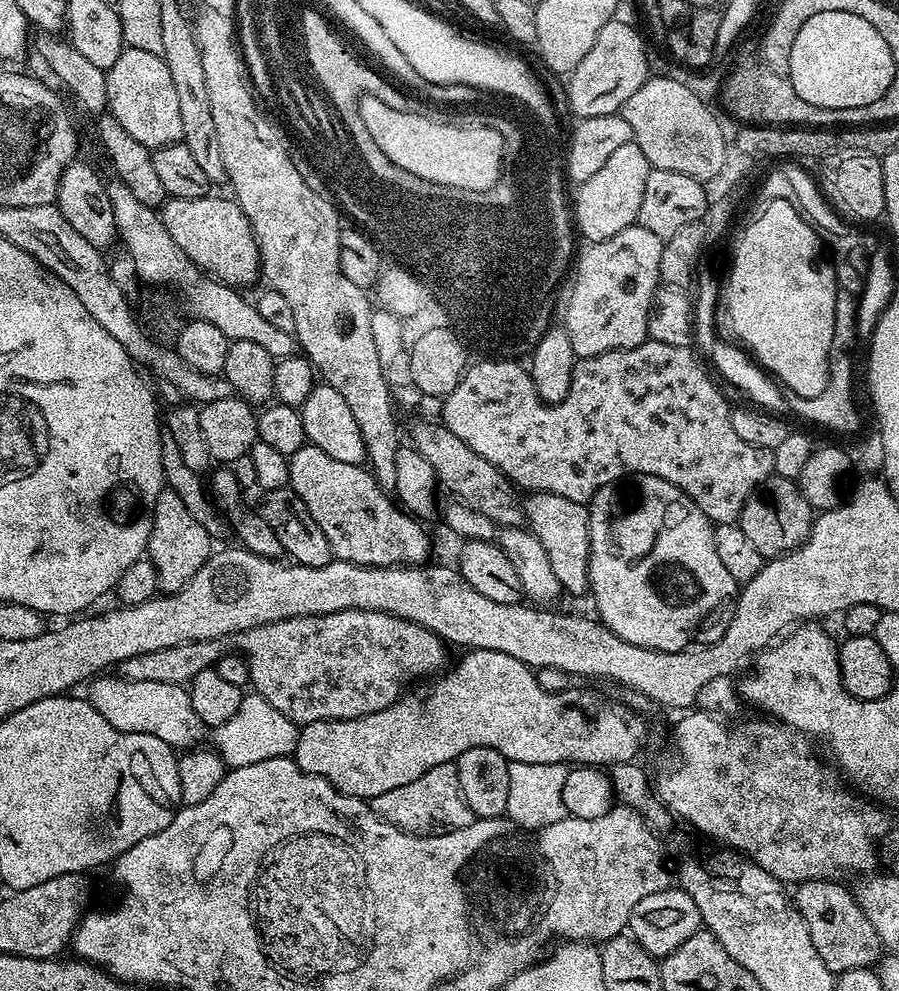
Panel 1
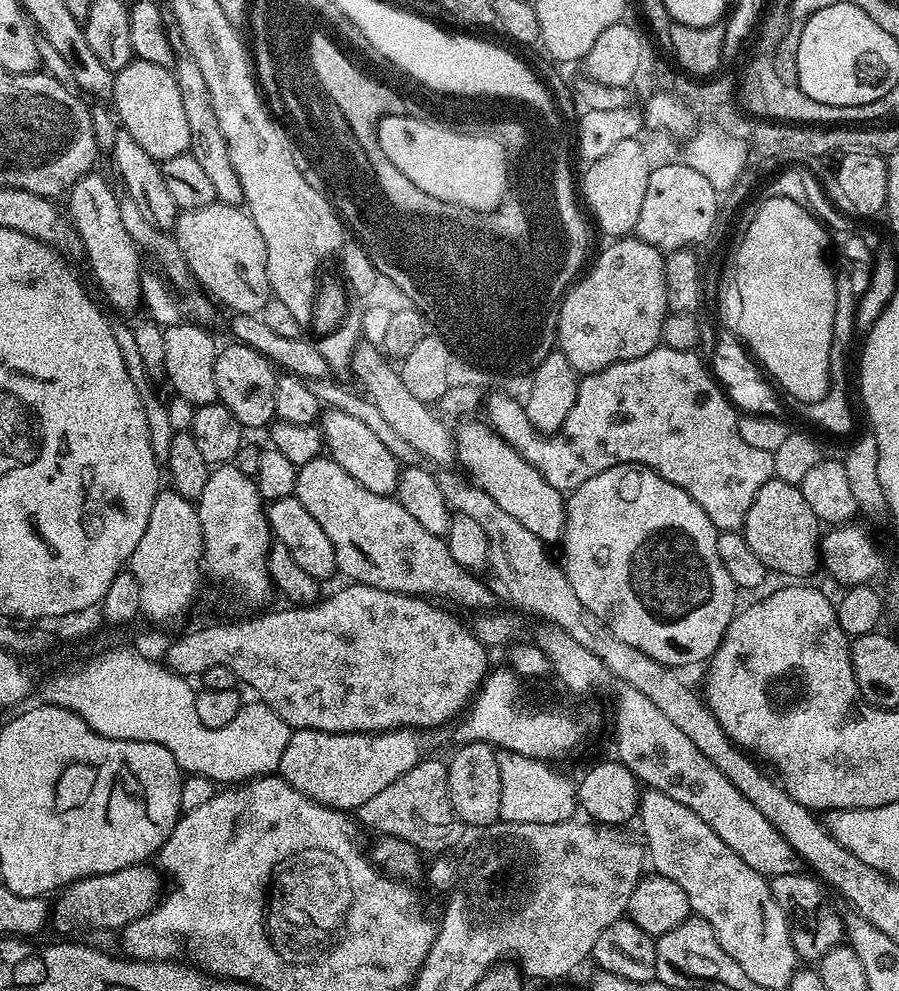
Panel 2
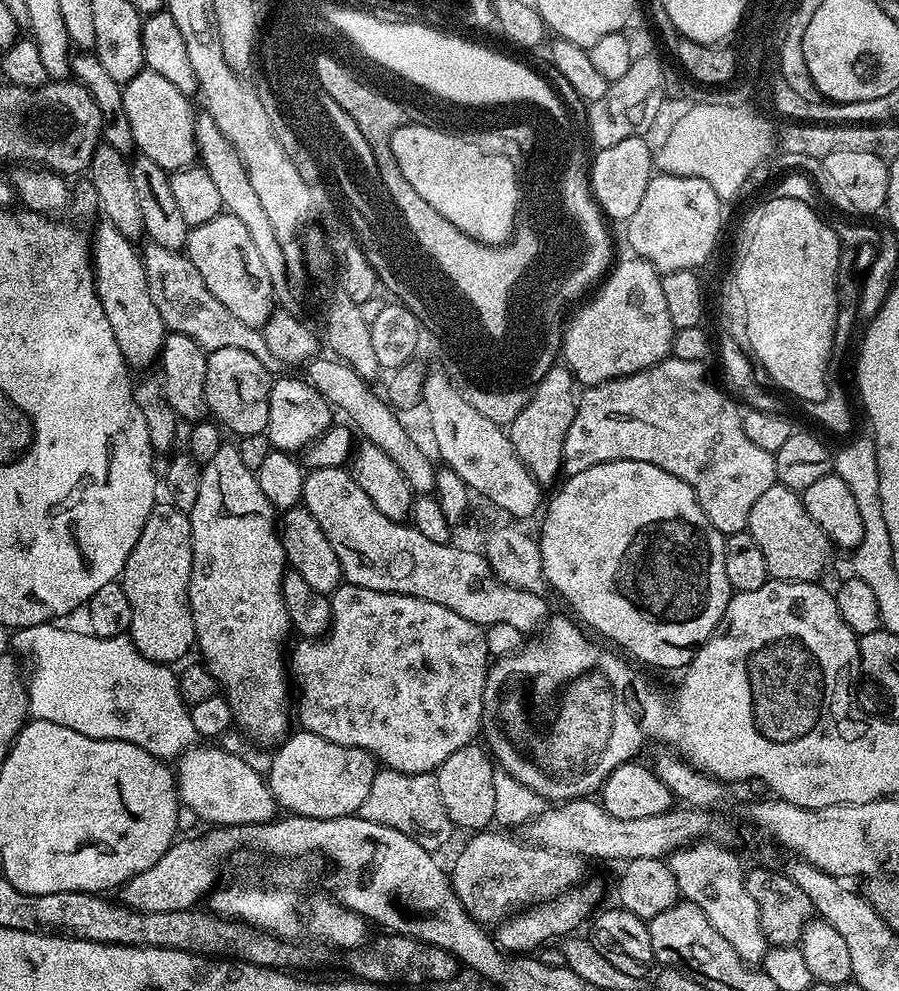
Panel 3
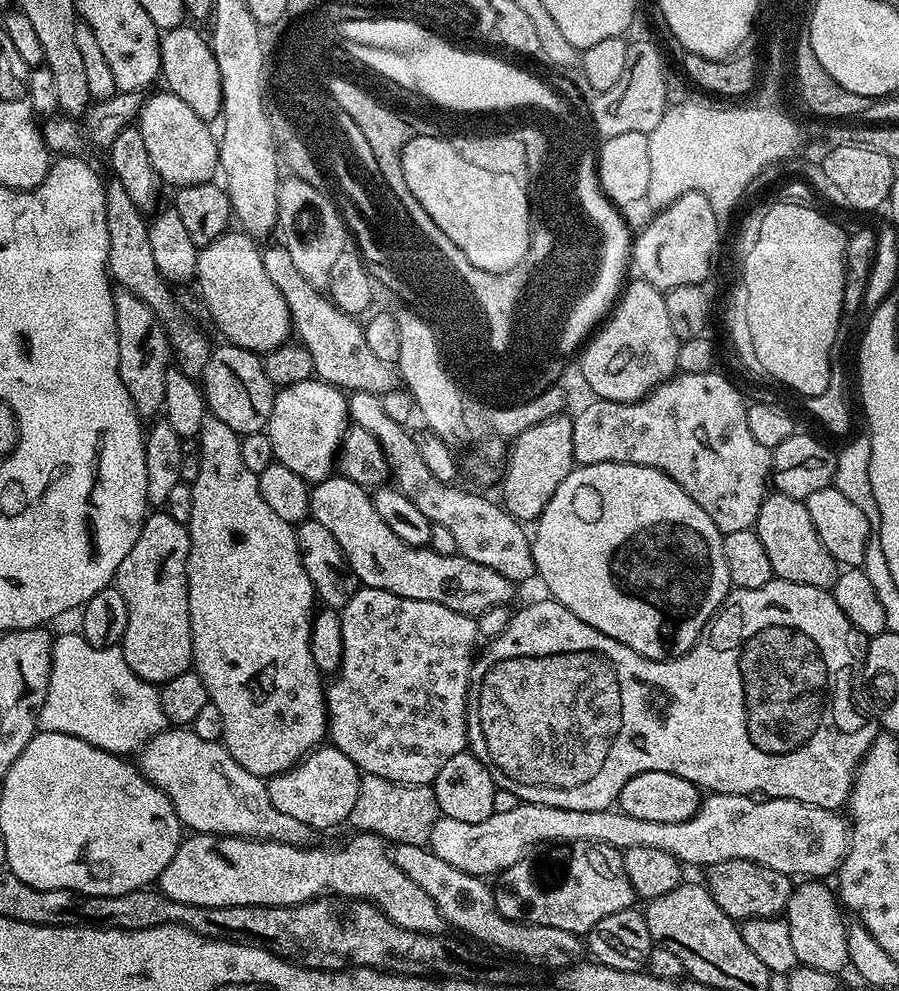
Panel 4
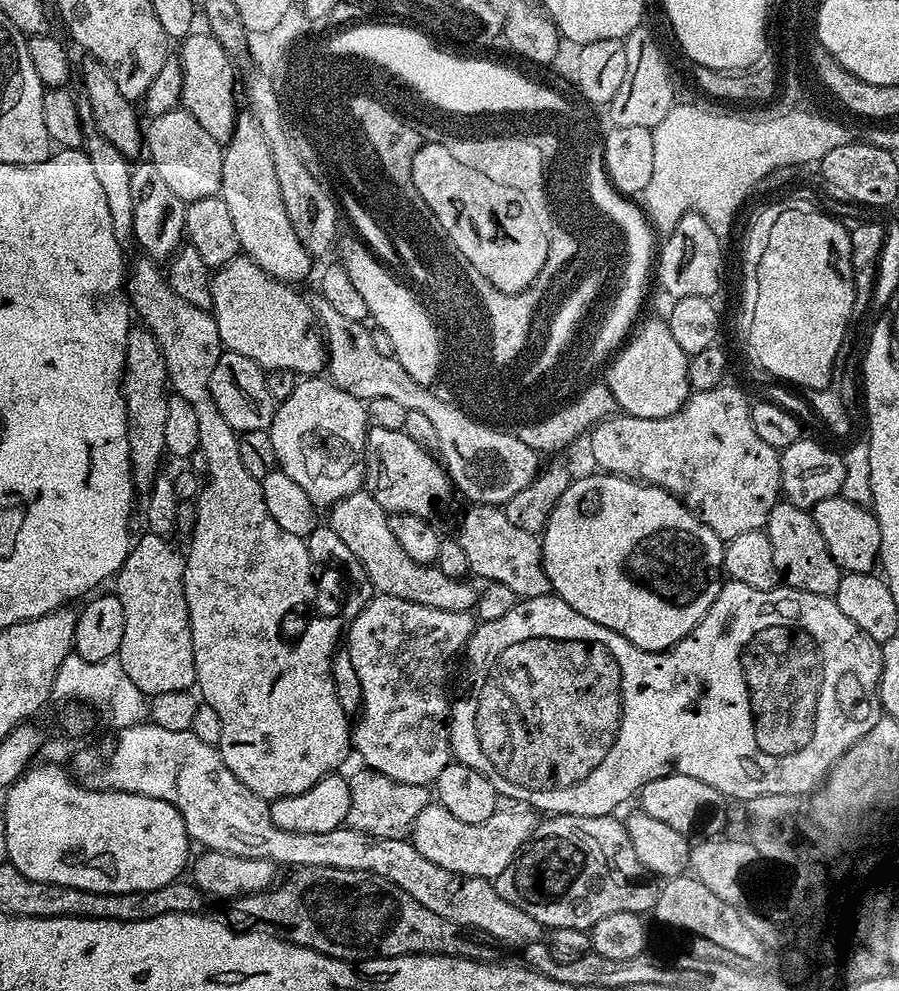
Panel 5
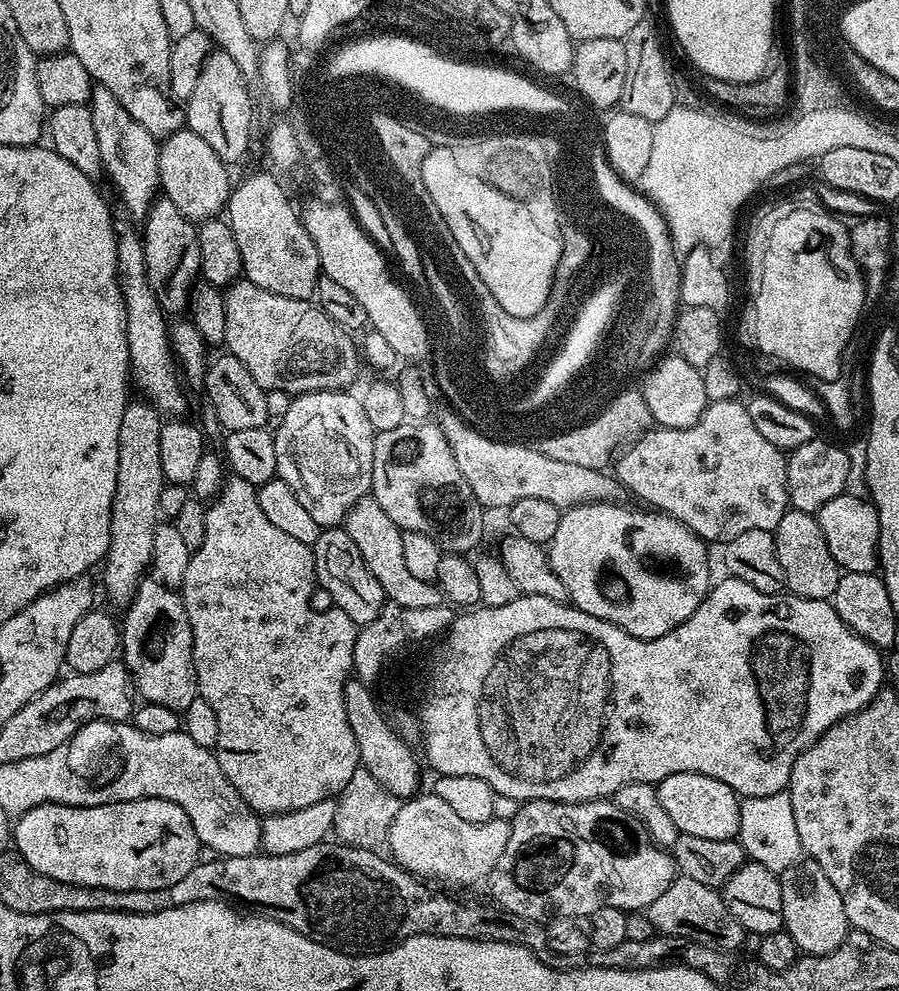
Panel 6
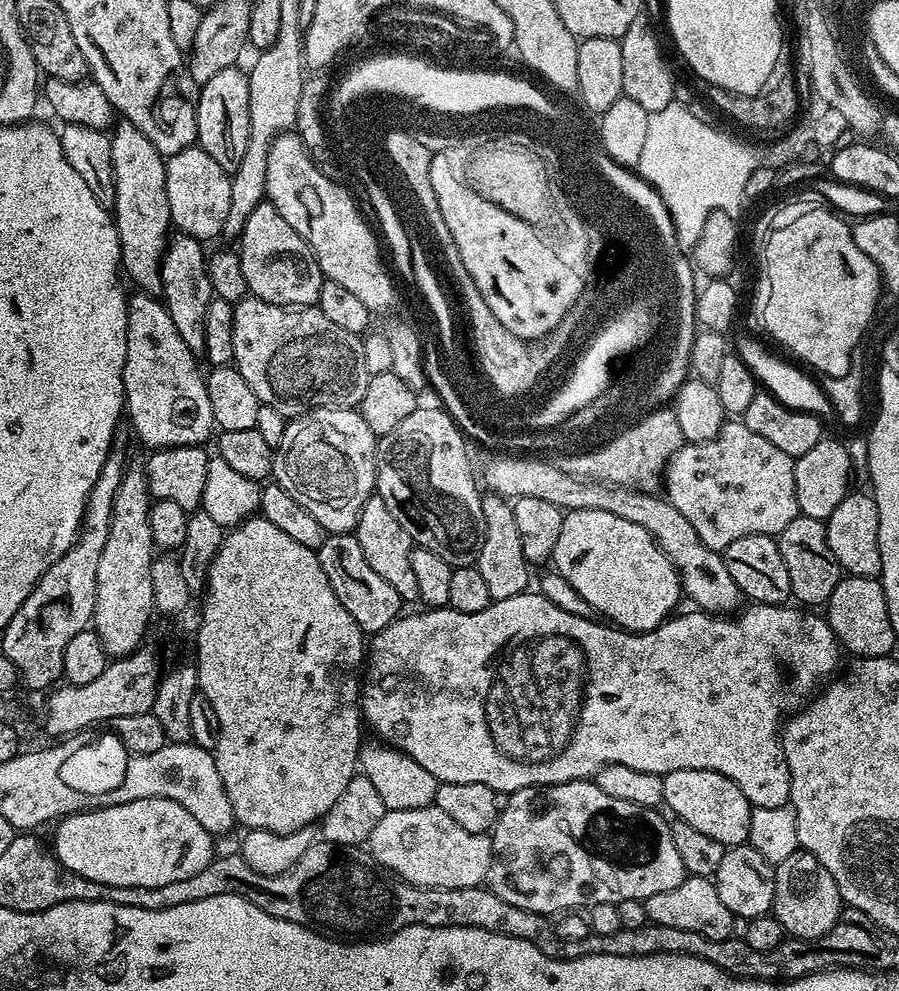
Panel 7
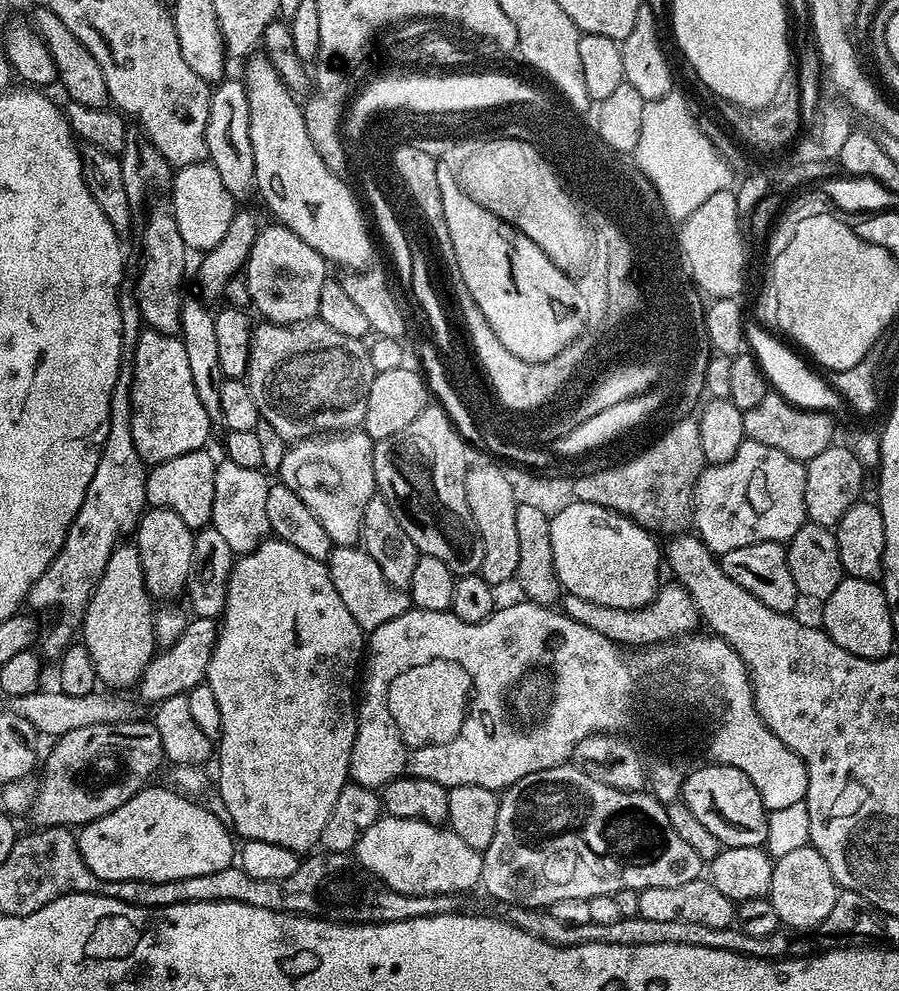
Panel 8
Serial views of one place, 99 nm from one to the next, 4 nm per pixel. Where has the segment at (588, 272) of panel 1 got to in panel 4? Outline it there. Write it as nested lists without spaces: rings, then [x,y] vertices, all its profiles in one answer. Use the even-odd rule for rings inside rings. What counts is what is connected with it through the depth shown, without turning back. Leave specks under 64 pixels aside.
[[[645,280],[633,281],[621,291],[616,307],[578,353],[580,376],[593,392],[591,395],[627,404],[644,399],[659,384],[677,375],[676,359],[681,341],[674,334],[674,326],[670,326],[664,292]]]

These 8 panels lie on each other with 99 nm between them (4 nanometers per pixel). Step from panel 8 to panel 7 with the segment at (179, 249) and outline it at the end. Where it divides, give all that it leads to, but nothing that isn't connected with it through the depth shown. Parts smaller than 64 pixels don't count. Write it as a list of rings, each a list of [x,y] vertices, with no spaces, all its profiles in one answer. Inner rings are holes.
[[[121,119],[111,129],[110,135],[110,154],[114,158],[114,202],[111,211],[120,239],[120,262],[127,279],[129,276],[139,291],[156,294],[160,291],[160,263],[174,228],[170,198],[166,198],[166,160],[154,142],[150,142],[138,126],[126,119]]]

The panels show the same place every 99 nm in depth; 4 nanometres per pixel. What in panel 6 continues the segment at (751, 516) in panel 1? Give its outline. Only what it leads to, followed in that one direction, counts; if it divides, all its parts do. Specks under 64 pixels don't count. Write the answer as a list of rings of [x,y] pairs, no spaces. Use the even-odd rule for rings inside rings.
[[[789,507],[782,514],[782,522],[778,522],[774,535],[785,589],[793,596],[831,601],[834,590],[838,590],[842,570],[834,562],[830,546],[826,546],[826,537],[822,535],[822,526],[815,515]]]

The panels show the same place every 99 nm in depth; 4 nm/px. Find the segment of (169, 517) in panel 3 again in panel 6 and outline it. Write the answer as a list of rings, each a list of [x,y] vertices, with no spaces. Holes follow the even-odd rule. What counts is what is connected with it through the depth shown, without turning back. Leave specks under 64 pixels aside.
[[[145,578],[125,612],[128,613],[124,620],[122,616],[122,662],[132,674],[139,699],[182,714],[198,695],[192,665],[192,627],[184,599],[177,589],[168,588],[159,578]]]

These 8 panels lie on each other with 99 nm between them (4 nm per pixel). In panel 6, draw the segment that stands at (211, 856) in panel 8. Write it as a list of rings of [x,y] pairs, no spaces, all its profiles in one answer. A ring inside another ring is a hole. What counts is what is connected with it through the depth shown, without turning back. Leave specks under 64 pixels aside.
[[[135,800],[102,806],[34,806],[15,817],[11,839],[15,851],[30,867],[38,870],[38,874],[46,874],[58,882],[109,888],[115,892],[169,888],[174,882],[182,882],[202,859],[202,845],[198,834],[194,834],[194,826],[190,826],[186,810],[165,800]]]

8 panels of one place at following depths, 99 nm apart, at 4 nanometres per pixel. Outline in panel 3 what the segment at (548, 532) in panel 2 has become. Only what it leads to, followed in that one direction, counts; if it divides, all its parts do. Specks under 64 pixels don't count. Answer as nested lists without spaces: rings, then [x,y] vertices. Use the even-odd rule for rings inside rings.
[[[436,372],[424,377],[423,407],[428,407],[428,420],[432,423],[432,440],[436,443],[436,452],[443,463],[462,482],[468,484],[473,493],[485,496],[496,508],[517,516],[523,522],[527,516],[541,511],[540,492],[542,486],[530,474],[530,470],[518,458],[503,427],[483,417],[467,402],[463,392],[451,379]]]

